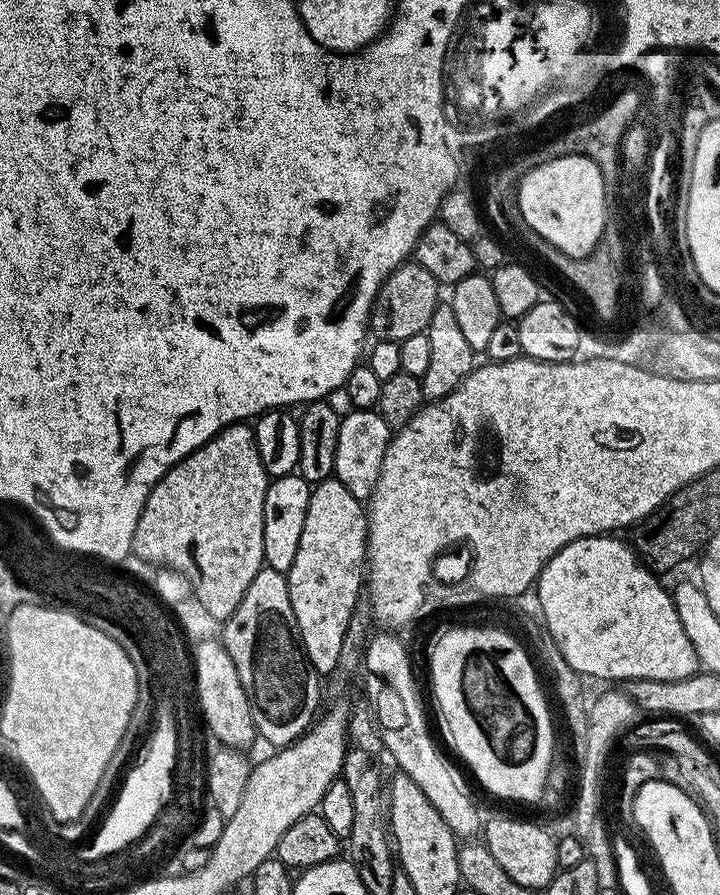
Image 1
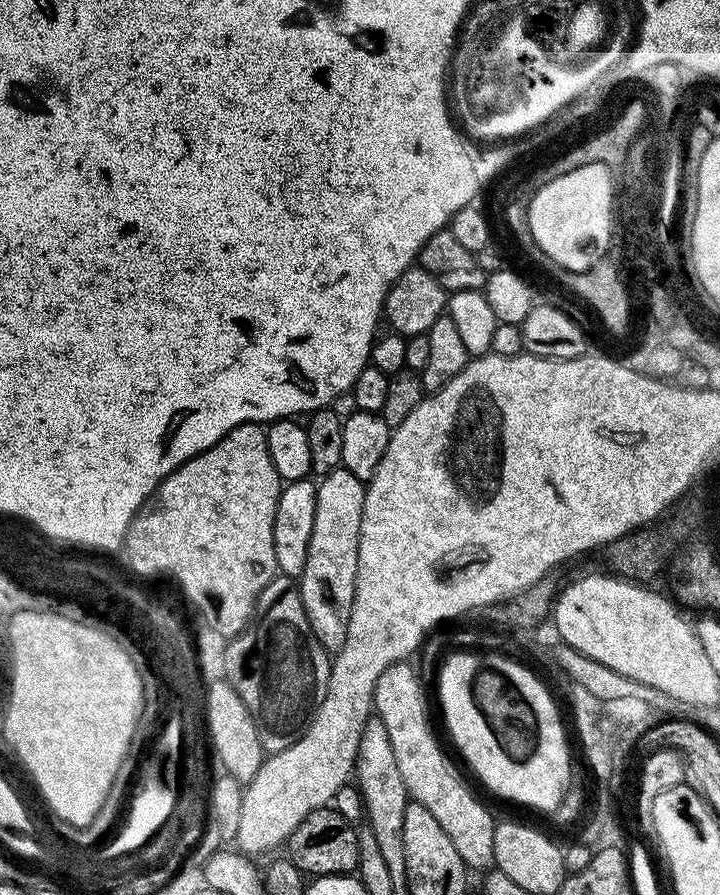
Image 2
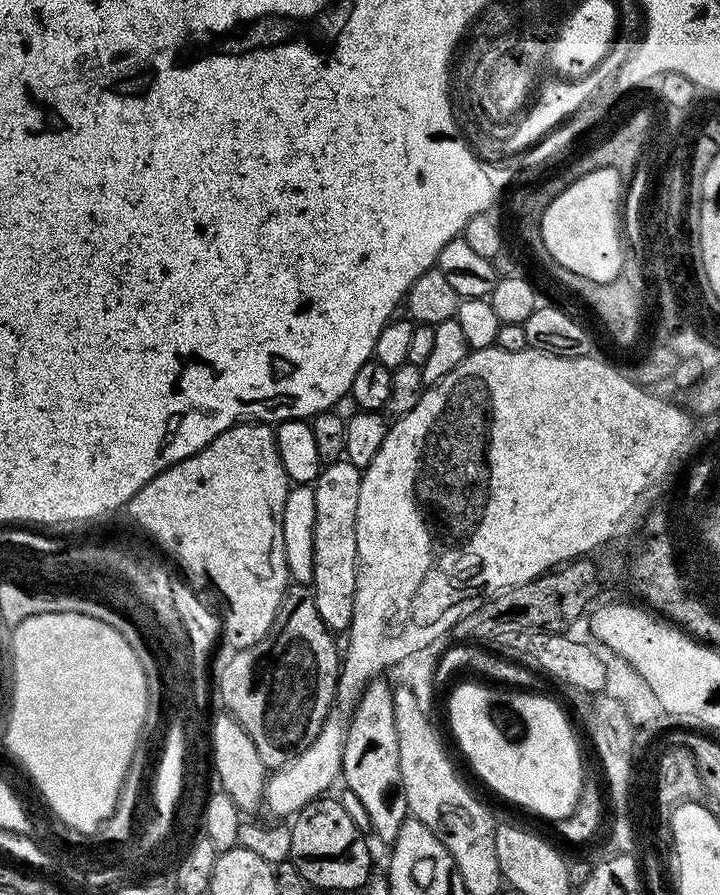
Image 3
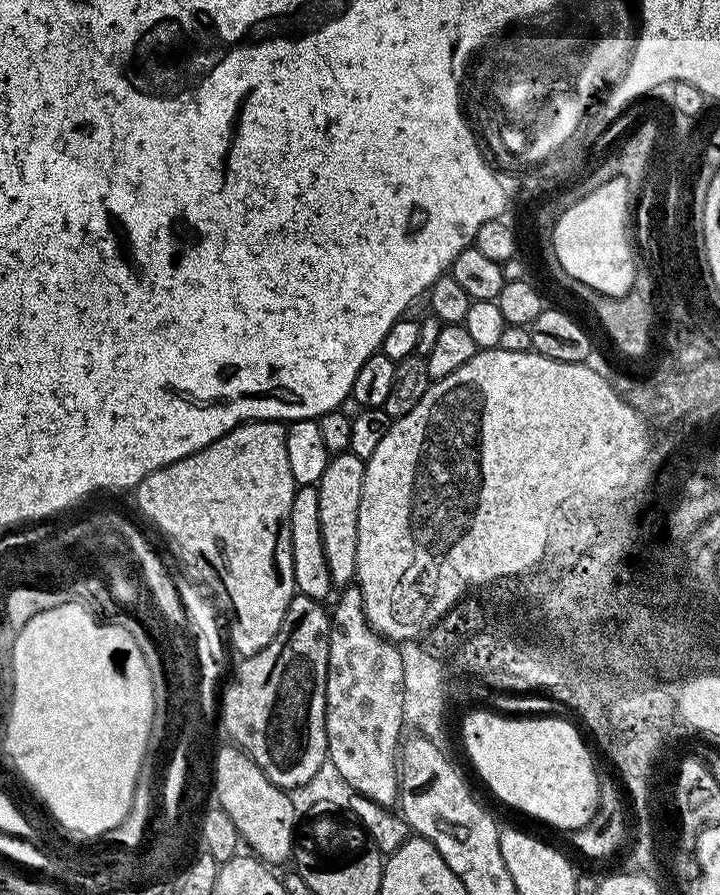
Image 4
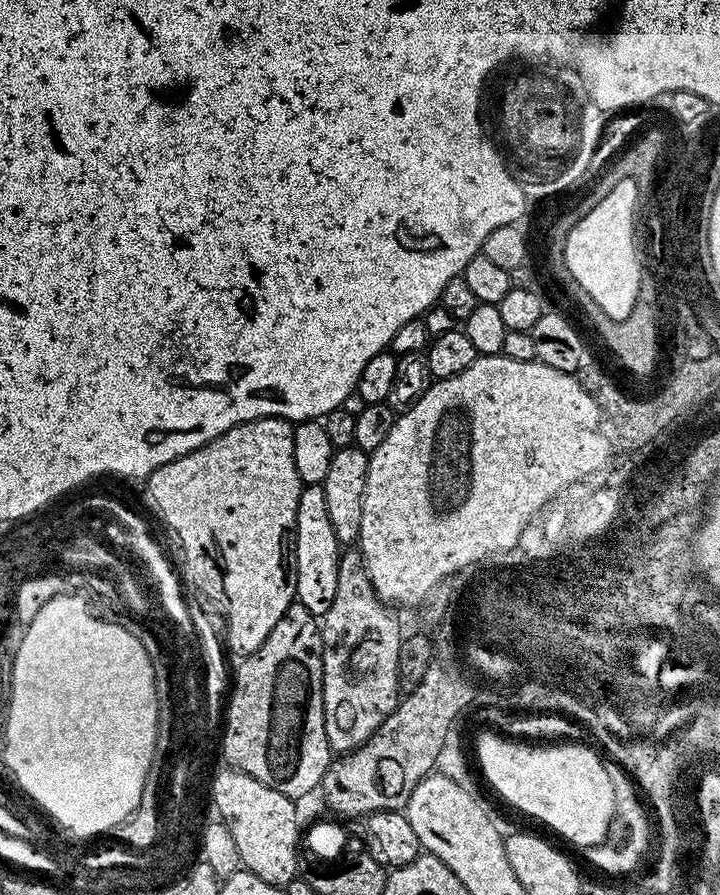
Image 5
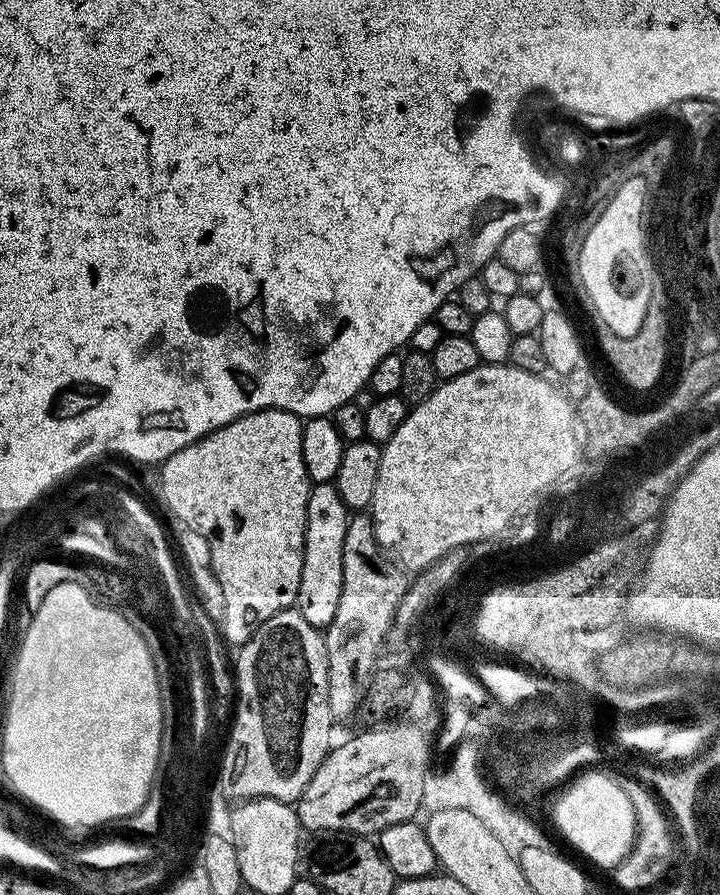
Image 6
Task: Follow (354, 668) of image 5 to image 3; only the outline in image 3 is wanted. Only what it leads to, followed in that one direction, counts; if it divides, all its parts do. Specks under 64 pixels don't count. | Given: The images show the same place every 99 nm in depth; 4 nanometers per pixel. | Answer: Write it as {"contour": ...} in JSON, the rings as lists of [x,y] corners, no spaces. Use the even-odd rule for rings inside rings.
{"contour":[[[373,678],[364,685],[364,692],[350,712],[340,767],[343,787],[358,794],[358,802],[366,806],[371,831],[385,842],[398,838],[398,830],[410,816],[398,766],[398,730],[394,726],[392,694],[393,689],[388,688],[384,678]]]}

